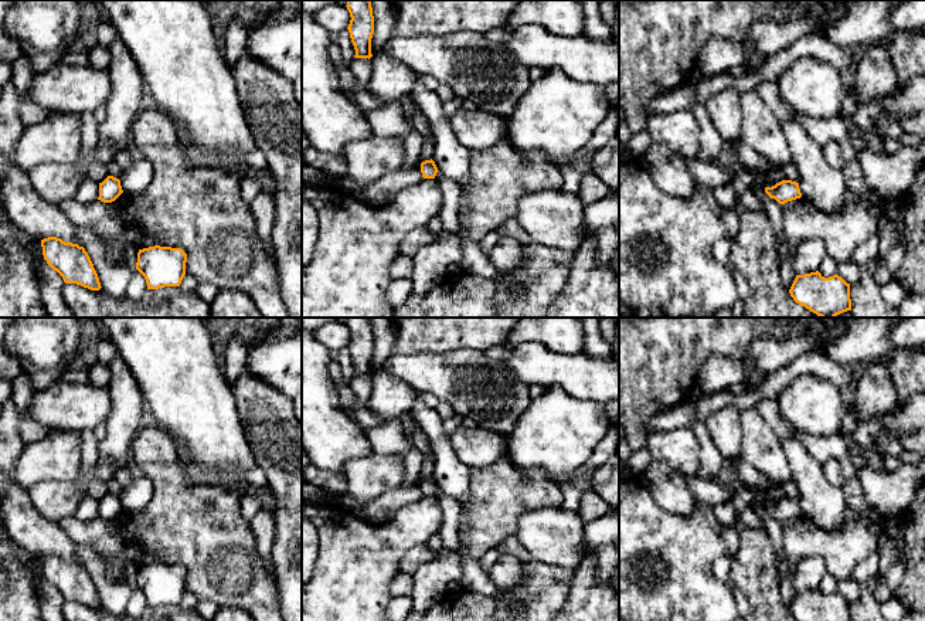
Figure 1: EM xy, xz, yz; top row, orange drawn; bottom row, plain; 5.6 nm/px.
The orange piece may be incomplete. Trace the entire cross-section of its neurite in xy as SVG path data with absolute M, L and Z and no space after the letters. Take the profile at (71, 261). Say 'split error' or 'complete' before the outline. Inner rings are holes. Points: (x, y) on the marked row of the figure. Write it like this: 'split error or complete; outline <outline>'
complete; outline M57 237L41 240L47 264L57 271L65 284L76 284L91 291L99 291L101 282L93 264L84 247L65 242Z

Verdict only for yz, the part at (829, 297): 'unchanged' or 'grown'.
unchanged

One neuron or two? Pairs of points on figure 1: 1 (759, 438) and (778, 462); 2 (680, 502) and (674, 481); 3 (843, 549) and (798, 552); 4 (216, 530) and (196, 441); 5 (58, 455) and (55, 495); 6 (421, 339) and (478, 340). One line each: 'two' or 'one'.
1: one
2: one
3: one
4: two
5: two
6: one

